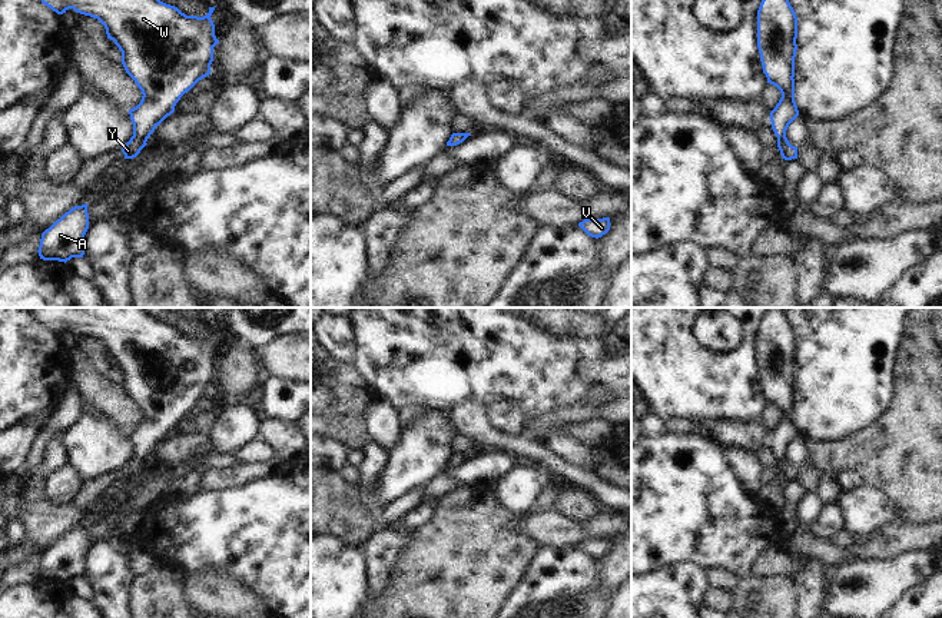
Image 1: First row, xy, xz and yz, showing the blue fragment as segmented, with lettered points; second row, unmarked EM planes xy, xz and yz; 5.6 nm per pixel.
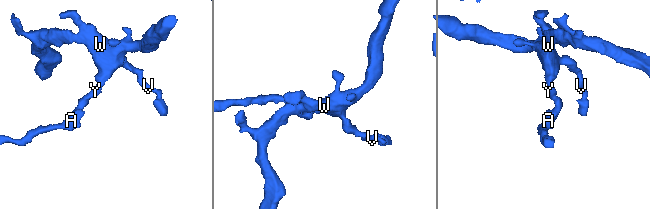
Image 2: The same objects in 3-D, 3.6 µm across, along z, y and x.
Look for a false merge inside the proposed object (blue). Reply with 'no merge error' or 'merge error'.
no merge error

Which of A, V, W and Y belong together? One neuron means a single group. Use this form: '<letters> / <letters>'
A V W Y

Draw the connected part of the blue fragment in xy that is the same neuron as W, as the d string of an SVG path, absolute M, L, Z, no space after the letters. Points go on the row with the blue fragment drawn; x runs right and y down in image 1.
M42 0L42 3L57 14L73 9L97 19L105 26L107 39L122 52L122 64L143 94L140 103L129 110L133 136L122 147L125 159L136 157L155 129L175 112L180 97L210 74L213 47L219 43L210 19L215 7L209 7L206 16L198 17L186 16L160 0Z

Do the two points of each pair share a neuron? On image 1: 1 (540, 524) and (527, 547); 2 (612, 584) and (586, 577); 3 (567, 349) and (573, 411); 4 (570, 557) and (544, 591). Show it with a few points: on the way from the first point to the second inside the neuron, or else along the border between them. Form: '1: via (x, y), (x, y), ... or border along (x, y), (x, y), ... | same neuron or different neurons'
1: border along (539, 509), (531, 512), (520, 527), (541, 544) | different neurons
2: border along (596, 560), (599, 571), (596, 595), (607, 602) | different neurons
3: border along (599, 405), (573, 402), (541, 417) | different neurons
4: via (570, 565), (553, 582) | same neuron

